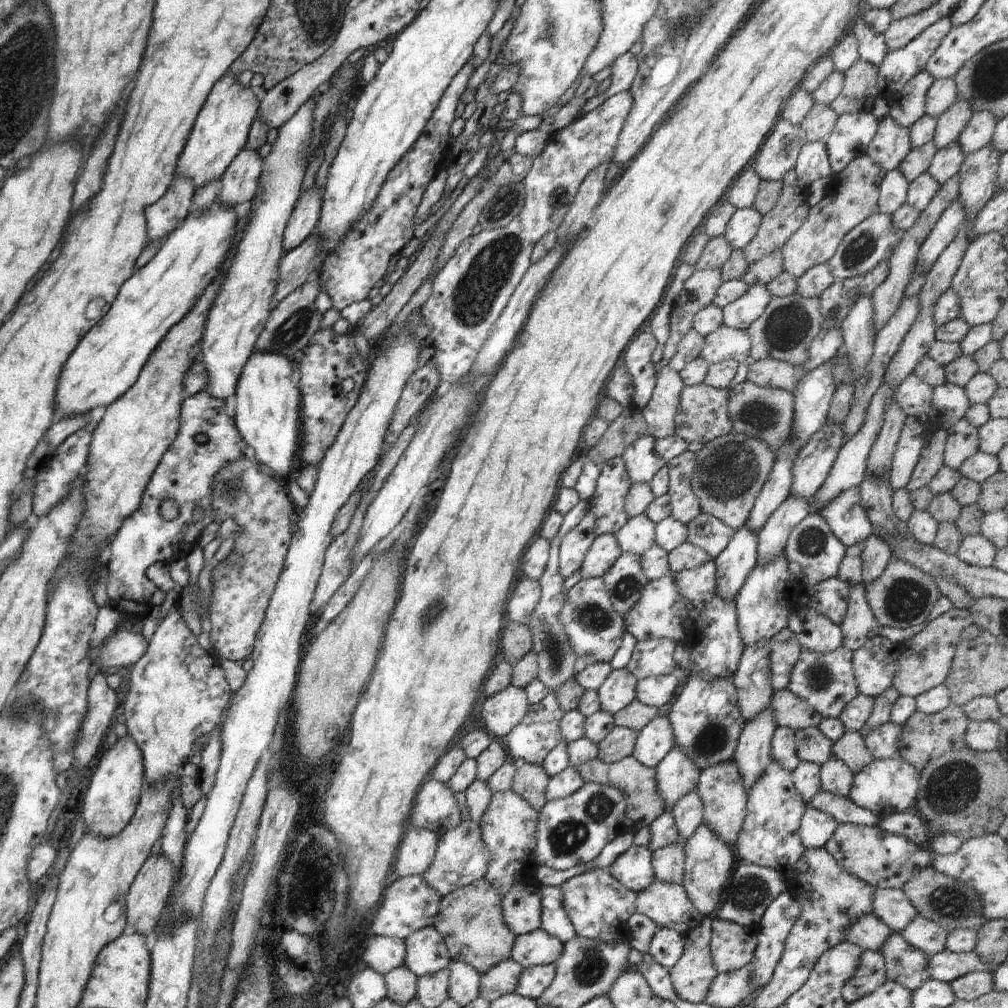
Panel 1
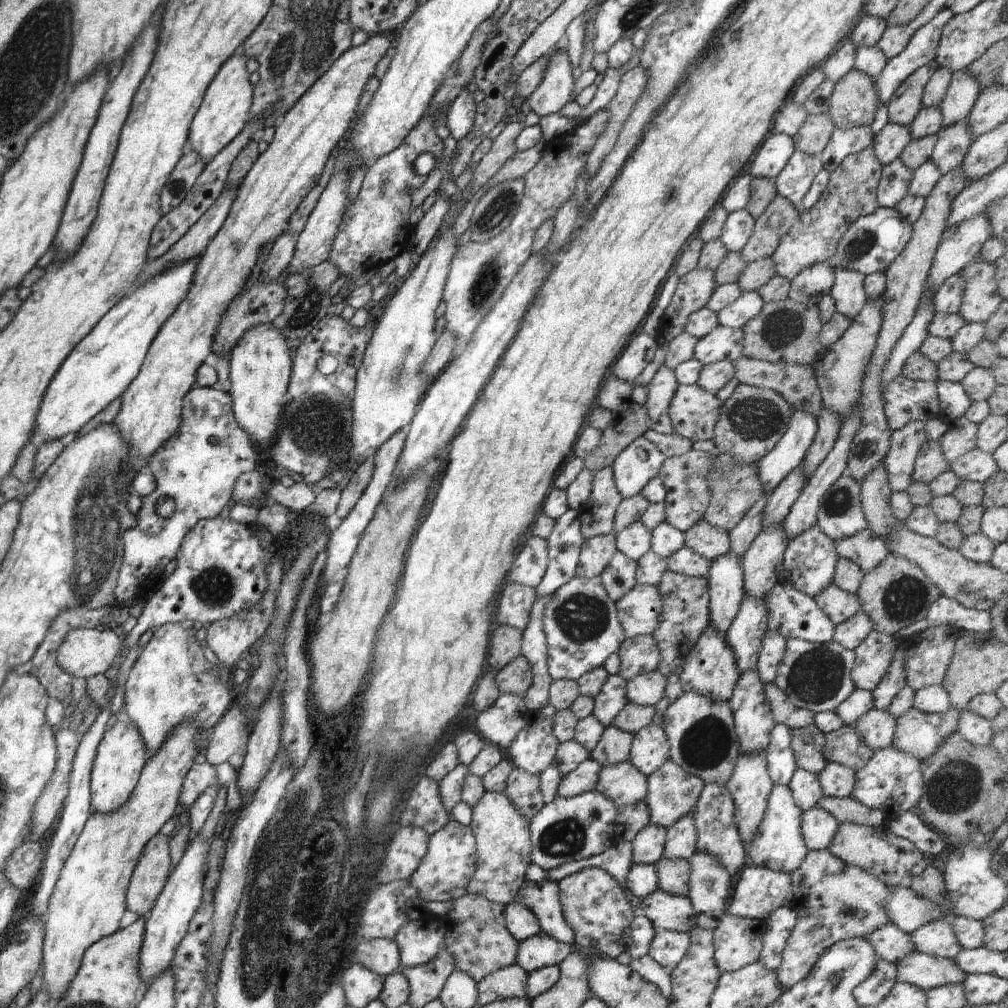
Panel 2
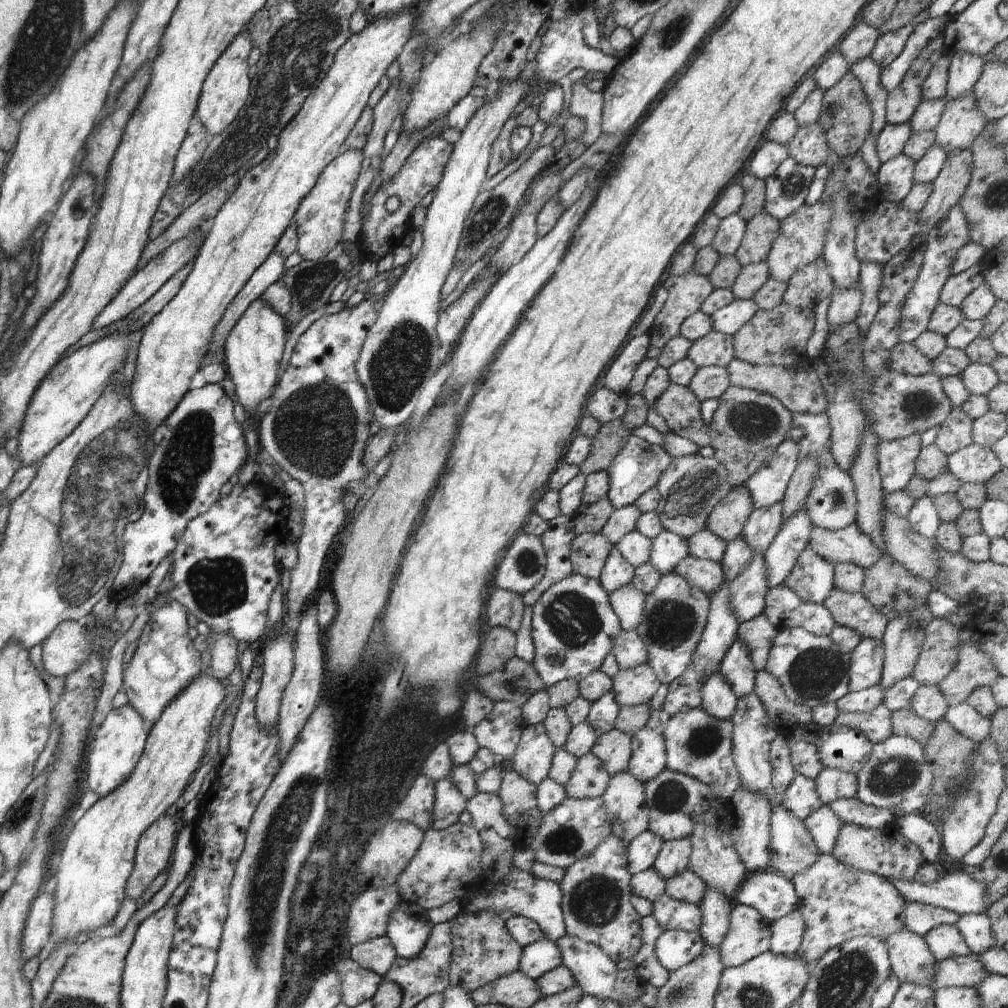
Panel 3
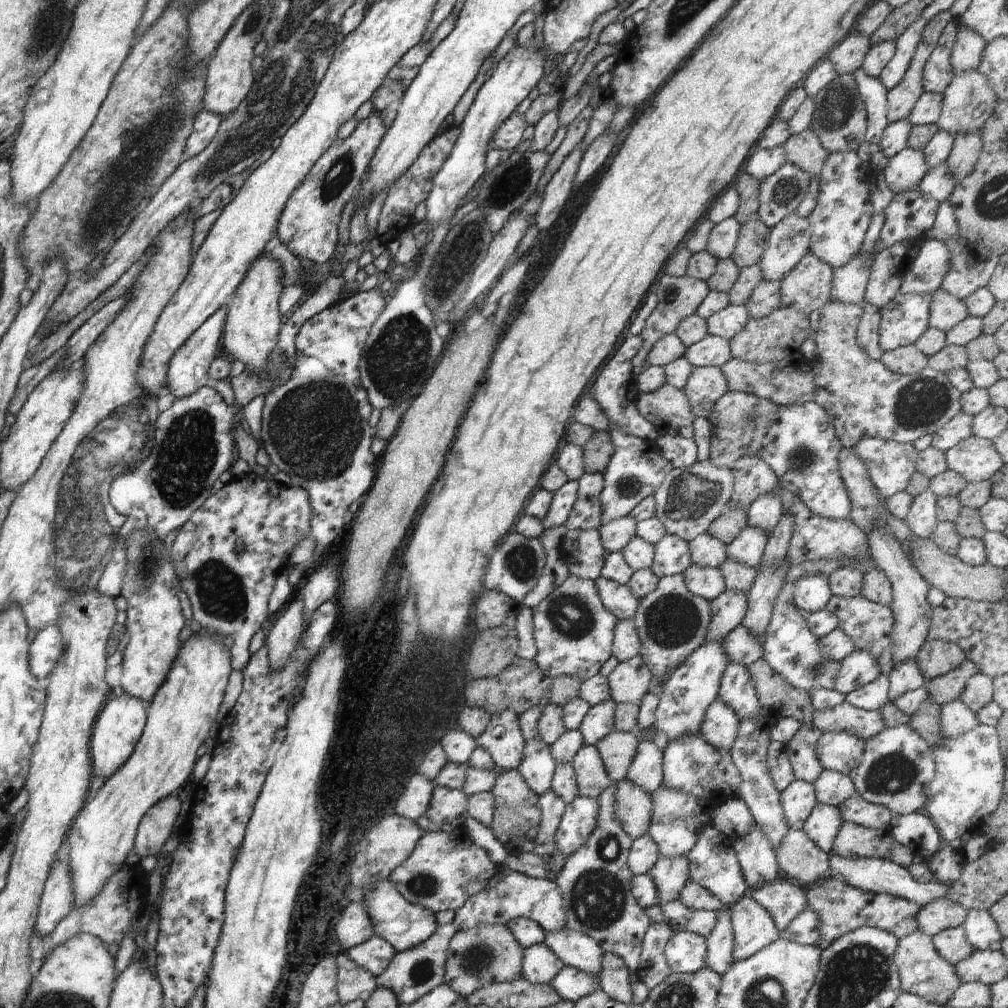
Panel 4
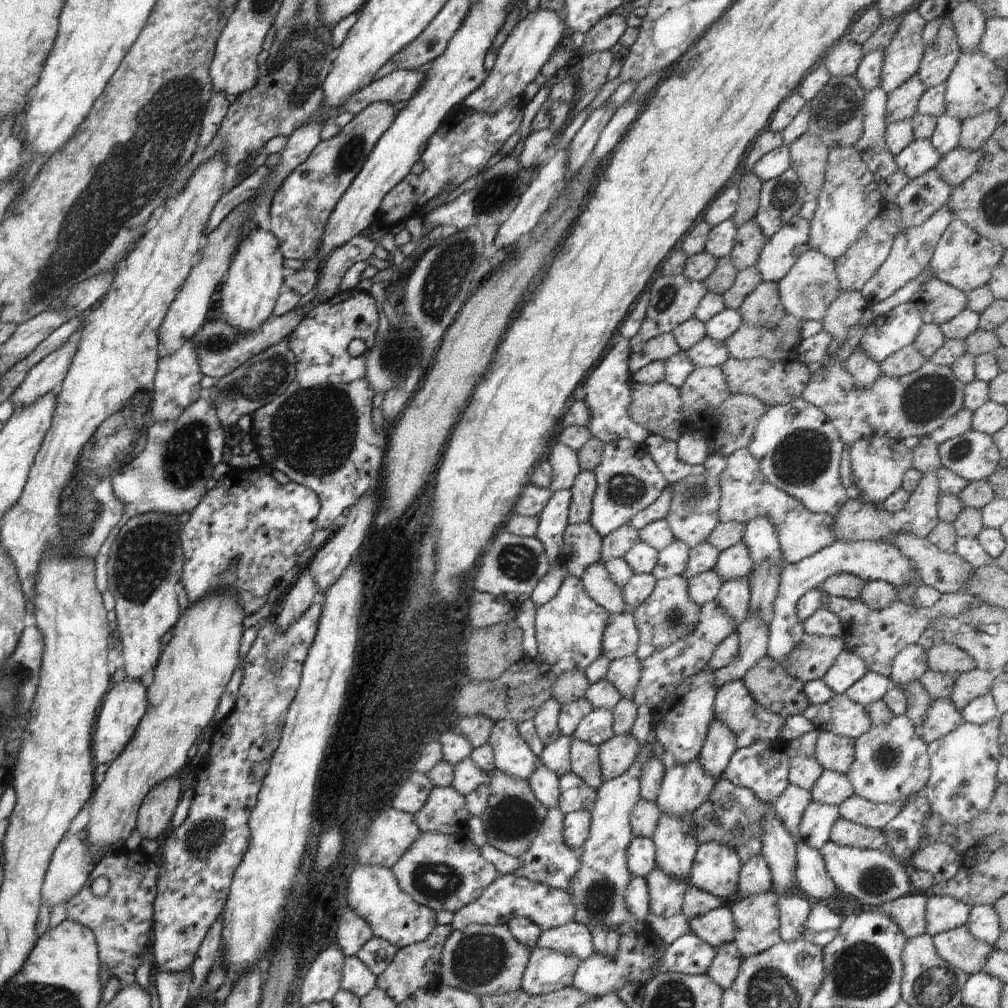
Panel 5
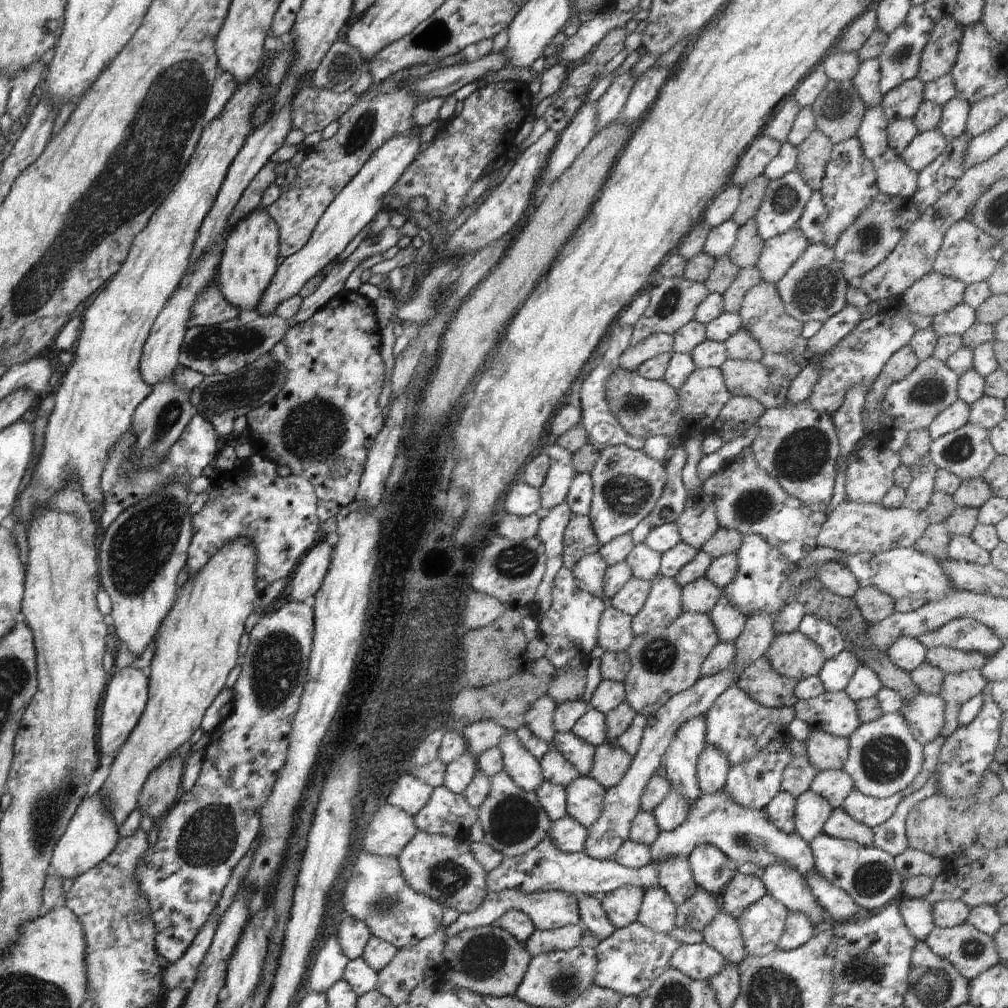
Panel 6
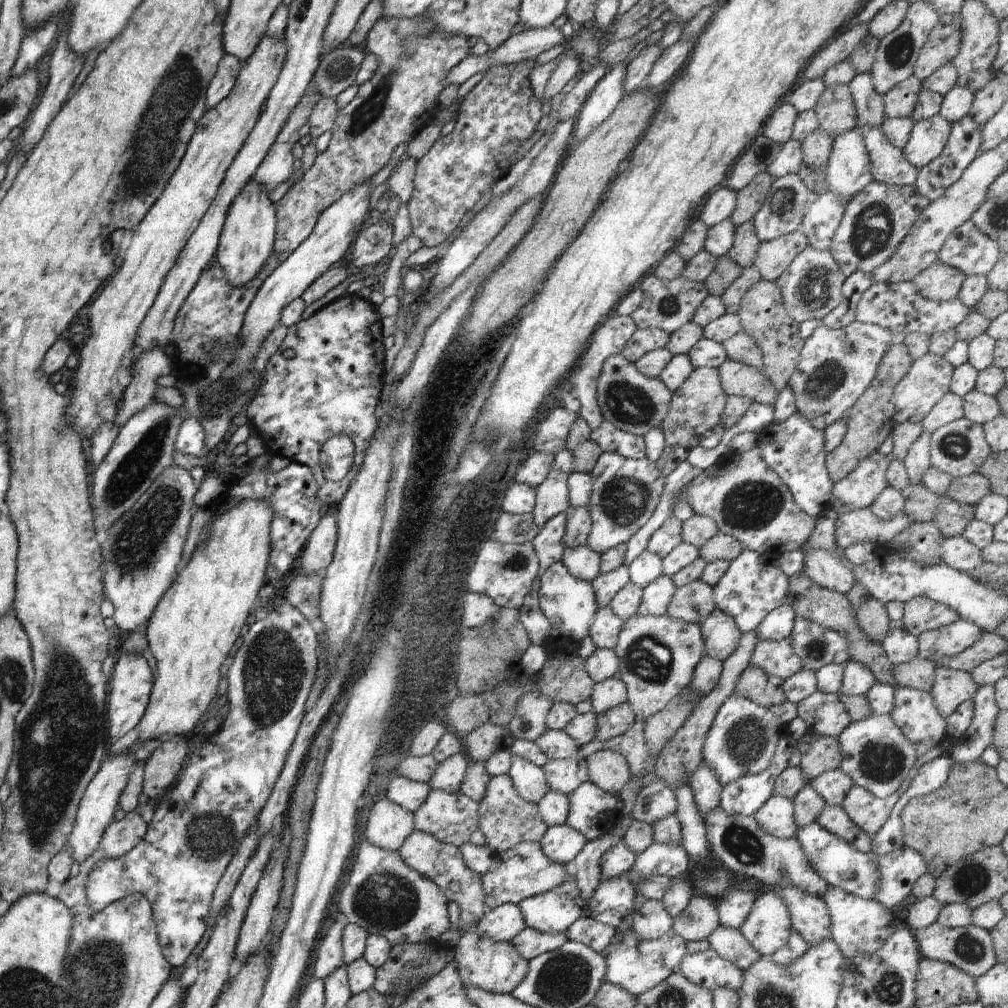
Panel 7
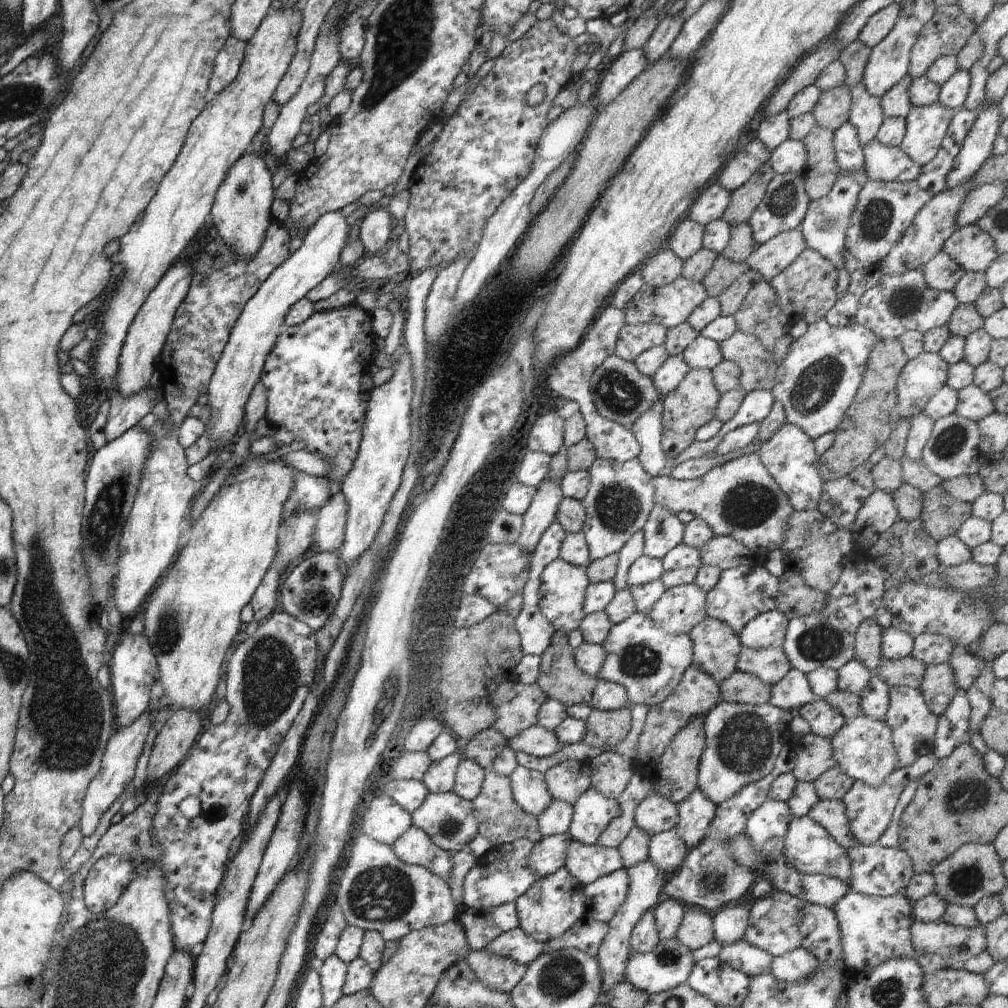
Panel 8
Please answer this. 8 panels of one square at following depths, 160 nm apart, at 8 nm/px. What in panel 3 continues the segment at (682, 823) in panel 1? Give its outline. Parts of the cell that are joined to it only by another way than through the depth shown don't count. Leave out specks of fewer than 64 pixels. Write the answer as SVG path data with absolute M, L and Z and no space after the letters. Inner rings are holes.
M676 838L664 842L661 852L653 865L654 870L664 880L676 876L689 868L689 857L692 852L690 838Z

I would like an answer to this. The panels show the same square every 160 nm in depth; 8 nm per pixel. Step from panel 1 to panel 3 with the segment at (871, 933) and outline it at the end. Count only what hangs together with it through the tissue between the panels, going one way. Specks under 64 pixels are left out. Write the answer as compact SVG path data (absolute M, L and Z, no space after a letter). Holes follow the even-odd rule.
M903 929L890 934L884 944L888 950L891 972L898 976L901 984L910 982L932 987L937 961L930 954L924 938Z

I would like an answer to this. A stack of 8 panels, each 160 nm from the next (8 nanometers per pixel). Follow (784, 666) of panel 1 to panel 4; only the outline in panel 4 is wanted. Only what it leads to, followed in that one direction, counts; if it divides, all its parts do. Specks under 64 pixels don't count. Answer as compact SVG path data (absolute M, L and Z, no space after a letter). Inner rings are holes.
M739 625L724 640L724 651L729 662L738 662L742 666L752 666L754 662L763 659L765 638L754 636L746 626Z

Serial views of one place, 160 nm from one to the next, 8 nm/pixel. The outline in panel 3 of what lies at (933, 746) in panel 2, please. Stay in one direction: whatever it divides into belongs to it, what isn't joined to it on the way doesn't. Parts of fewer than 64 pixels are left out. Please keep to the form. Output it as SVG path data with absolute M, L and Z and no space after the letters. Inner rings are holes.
M902 709L892 714L892 731L898 736L908 736L914 742L918 742L920 746L924 746L928 742L928 738L932 738L934 730L937 730L936 721L928 721L919 718L911 709Z

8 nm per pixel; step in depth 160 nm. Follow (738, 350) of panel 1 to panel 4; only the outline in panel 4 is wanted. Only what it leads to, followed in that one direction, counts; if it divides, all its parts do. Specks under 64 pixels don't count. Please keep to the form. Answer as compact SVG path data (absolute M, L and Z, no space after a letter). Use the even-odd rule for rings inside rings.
M706 335L701 341L687 347L685 357L696 367L722 367L733 358L729 340L716 335Z

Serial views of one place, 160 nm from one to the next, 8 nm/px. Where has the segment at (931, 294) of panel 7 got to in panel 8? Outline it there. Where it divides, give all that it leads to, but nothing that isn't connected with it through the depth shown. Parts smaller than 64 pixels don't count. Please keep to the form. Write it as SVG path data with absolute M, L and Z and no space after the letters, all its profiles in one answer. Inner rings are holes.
M942 250L918 269L922 271L927 285L939 291L952 291L965 273L965 270Z

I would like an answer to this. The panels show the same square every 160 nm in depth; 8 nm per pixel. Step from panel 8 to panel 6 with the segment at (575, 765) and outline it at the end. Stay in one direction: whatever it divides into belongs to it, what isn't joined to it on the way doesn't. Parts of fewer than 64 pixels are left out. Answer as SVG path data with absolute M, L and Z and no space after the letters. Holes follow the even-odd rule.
M552 744L539 763L542 776L555 785L567 787L575 778L581 776L579 770Z

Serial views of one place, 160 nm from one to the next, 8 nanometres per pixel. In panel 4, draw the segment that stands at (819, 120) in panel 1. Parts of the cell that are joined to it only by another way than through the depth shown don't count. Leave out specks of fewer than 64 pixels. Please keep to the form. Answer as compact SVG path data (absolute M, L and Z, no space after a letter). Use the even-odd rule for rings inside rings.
M811 129L789 136L783 144L786 160L810 176L820 175L829 153Z

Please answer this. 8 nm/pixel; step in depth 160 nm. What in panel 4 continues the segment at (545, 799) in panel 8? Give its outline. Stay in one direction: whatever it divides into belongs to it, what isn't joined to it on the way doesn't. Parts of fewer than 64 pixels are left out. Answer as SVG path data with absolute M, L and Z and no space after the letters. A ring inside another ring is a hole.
M512 710L490 714L488 726L476 739L476 744L490 754L496 769L517 770L526 744L520 731L519 716Z

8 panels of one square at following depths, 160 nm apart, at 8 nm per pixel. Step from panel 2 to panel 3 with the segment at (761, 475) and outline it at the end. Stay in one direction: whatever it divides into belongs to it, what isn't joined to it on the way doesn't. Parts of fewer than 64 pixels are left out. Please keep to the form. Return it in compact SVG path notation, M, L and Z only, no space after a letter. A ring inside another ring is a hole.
M790 438L785 439L745 482L754 500L754 509L768 508L784 499L798 462L798 444Z

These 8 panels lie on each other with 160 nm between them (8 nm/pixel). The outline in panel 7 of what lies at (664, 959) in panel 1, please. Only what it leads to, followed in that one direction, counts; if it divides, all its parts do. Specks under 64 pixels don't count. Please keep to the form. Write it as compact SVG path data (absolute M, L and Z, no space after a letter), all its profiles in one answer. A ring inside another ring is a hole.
M712 949L687 953L686 957L682 958L679 969L689 982L704 986L711 992L722 986L740 991L742 986L742 971Z

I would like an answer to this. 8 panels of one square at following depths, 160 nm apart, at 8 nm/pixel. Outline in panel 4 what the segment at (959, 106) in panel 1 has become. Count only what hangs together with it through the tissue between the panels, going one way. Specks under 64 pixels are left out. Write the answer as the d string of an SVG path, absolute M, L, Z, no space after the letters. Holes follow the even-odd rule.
M966 26L957 28L957 40L950 58L954 74L978 70L984 48L985 42L980 38L980 34L974 34L974 30L968 30Z

